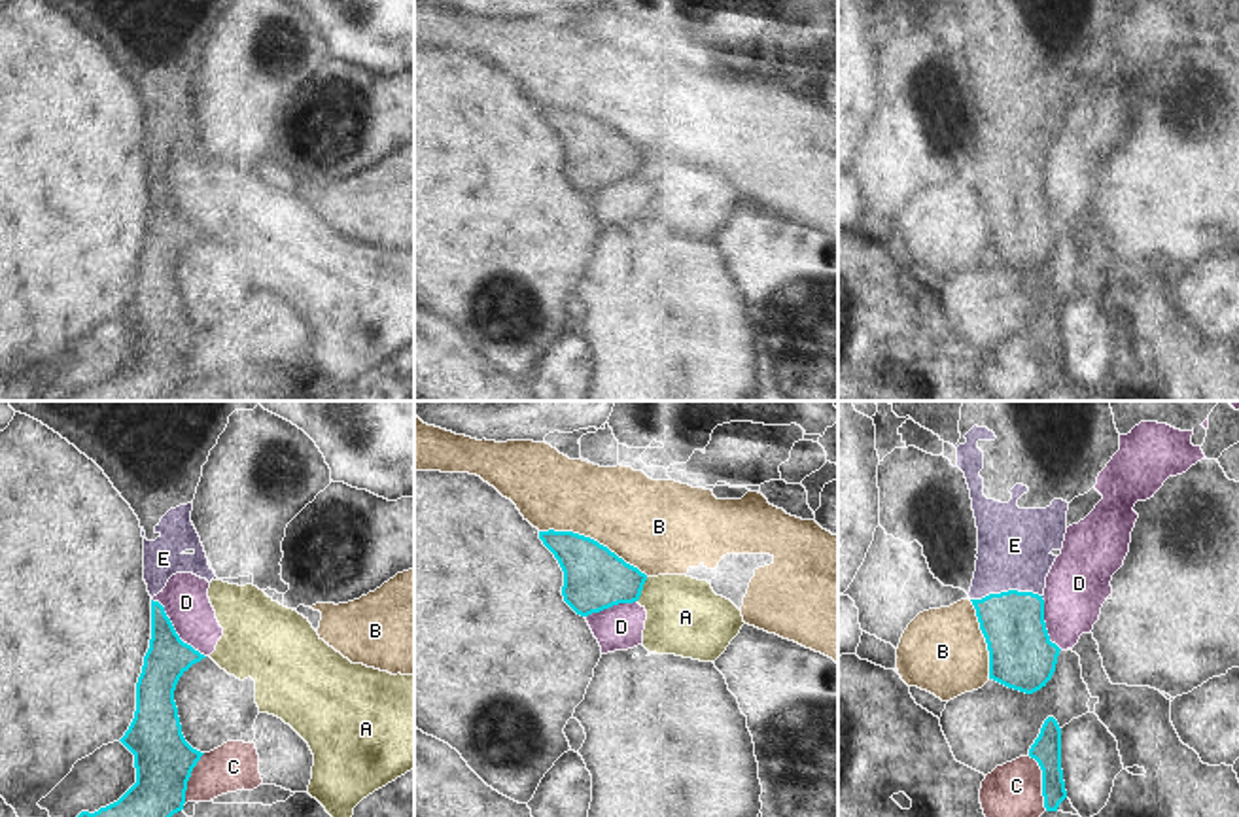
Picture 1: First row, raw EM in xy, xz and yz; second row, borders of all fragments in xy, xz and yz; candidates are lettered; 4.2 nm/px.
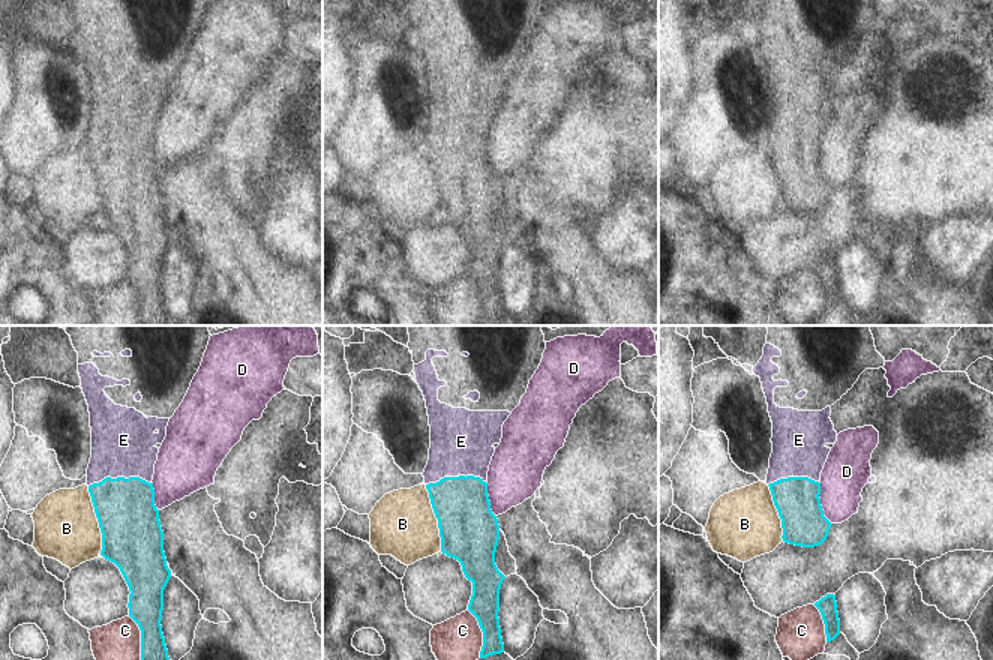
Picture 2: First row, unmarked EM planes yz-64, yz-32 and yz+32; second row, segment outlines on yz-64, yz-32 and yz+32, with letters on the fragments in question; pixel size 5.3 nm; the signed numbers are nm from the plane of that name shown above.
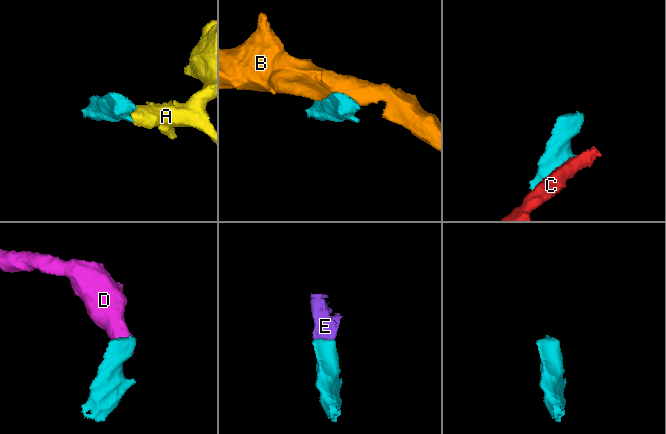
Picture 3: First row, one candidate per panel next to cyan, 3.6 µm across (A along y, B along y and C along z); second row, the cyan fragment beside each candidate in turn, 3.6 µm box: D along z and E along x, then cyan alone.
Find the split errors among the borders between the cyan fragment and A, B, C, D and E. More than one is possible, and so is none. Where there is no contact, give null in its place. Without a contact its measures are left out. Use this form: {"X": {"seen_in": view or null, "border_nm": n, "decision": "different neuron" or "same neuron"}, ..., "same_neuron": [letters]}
{"A": {"seen_in": "xz", "border_nm": 120, "decision": "different neuron"}, "B": {"seen_in": "xz", "border_nm": 500, "decision": "different neuron"}, "C": {"seen_in": "yz", "border_nm": 260, "decision": "different neuron"}, "D": {"seen_in": "xy", "border_nm": 340, "decision": "different neuron"}, "E": {"seen_in": "yz", "border_nm": 300, "decision": "same neuron"}, "same_neuron": ["E"]}

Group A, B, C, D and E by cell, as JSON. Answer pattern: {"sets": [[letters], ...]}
{"sets": [["A", "D"], ["B"], ["C"], ["E"]]}

